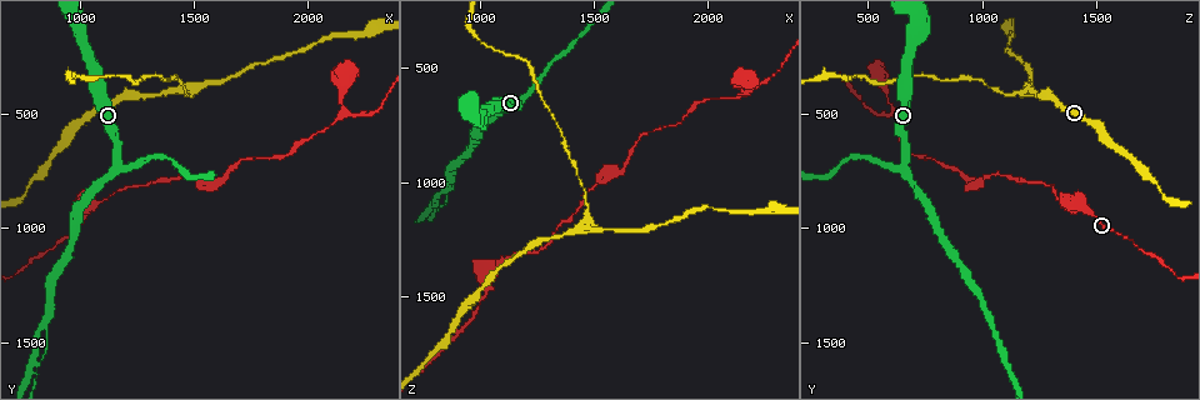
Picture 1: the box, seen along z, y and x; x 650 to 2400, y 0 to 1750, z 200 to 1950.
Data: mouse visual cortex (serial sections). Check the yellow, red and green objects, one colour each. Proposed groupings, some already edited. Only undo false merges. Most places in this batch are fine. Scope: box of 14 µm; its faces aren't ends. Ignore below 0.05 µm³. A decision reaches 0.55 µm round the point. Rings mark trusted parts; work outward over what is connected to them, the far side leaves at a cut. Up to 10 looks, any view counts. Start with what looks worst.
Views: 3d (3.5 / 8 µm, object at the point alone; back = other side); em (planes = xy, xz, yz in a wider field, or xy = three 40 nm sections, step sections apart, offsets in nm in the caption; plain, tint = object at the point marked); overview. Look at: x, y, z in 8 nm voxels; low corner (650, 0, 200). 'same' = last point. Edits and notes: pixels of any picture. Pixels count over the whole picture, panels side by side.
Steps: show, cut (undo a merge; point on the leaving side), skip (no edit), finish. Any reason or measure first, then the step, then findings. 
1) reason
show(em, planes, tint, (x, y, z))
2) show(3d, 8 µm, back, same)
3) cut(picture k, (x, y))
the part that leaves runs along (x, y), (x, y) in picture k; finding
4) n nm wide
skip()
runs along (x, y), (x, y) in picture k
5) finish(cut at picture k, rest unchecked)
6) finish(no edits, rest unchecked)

abrupt turn
show(3d, 8 µm, (1160, 720, 650))

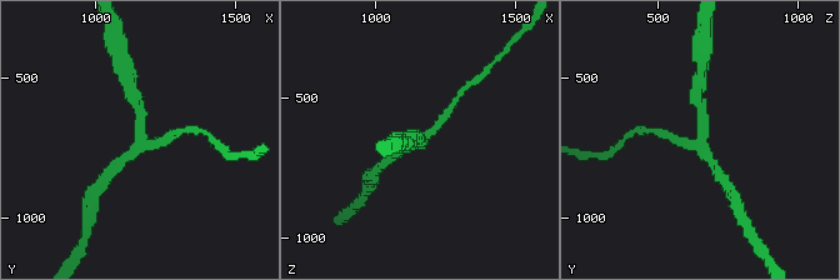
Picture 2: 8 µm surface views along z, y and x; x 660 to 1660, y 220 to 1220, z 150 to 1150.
3 arms; arms of 250, 300, 350 nm; shape alone is not enough
show(em, xy, step 2, tint, (1170, 730, 650))

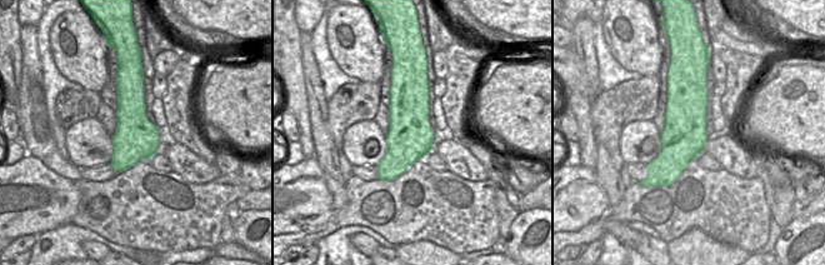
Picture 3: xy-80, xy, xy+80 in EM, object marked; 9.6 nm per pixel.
skip()
continuous, no second cell

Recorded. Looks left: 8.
calibre changes
show(3d, 3.5 µm, (760, 1660, 1150))

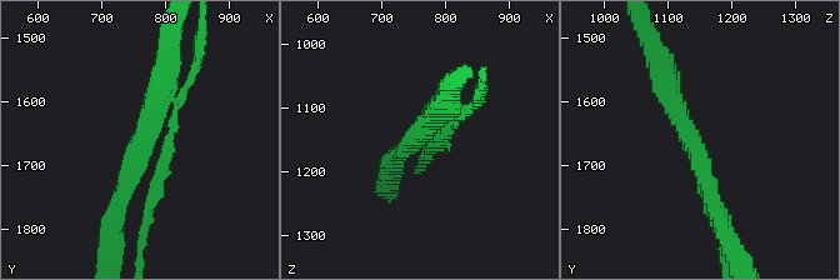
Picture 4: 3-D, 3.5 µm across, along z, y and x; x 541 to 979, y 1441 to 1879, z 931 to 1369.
now the EM
show(em, xy, step 2, tint, (770, 1665, 1140))

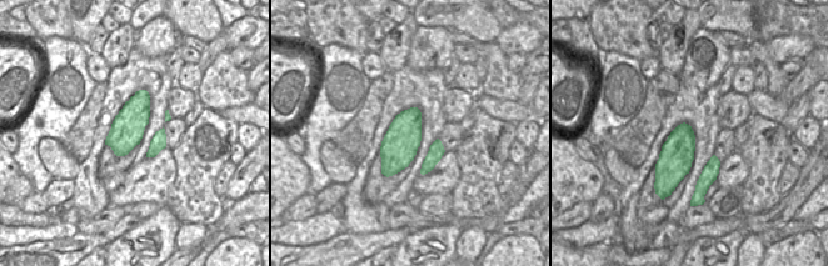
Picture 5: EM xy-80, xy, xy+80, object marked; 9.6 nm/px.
cut it another way
show(em, xy, step 1, tint, same)

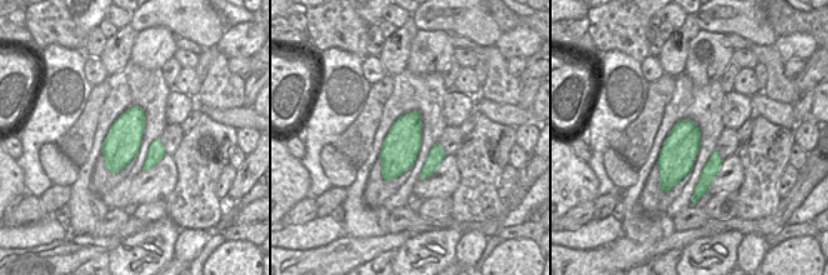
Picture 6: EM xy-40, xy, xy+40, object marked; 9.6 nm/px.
340 nm wide
cut(picture 4, (155, 190))
a second cell is stuck on

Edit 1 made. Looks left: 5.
arms part here
show(3d, 3.5 µm, (1450, 410, 1180))

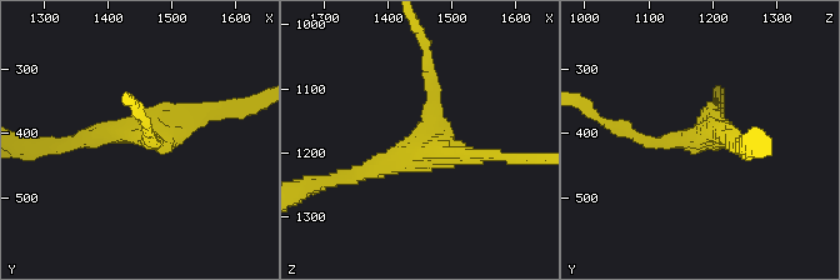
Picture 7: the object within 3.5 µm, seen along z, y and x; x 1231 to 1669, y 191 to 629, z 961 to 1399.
3 arms; arms of 150, 200, 250 nm; now the EM
show(em, xy, step 1, tint, (1455, 405, 1190))

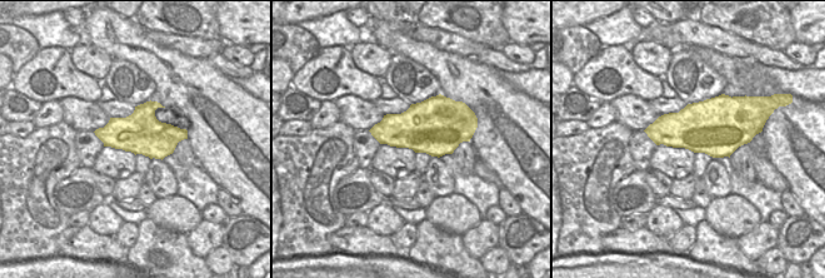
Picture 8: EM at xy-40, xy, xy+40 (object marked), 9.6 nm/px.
show(em, xy, step 5, tint, same)

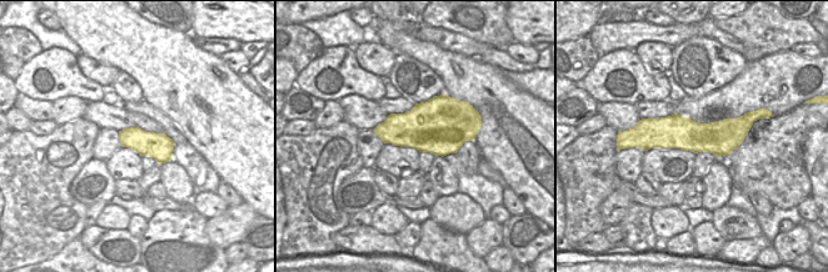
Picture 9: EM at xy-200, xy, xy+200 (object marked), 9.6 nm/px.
skip()
all the same cell

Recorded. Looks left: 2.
sudden change in width
show(3d, 3.5 µm, (1630, 780, 930))

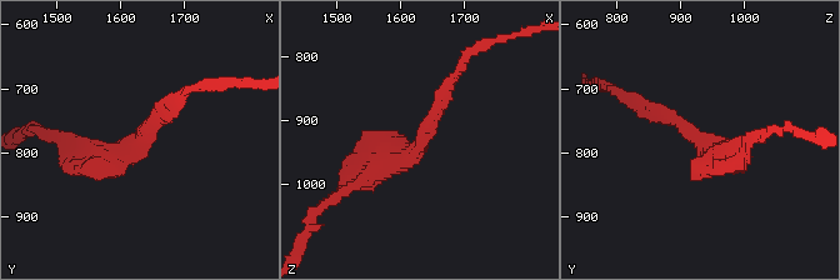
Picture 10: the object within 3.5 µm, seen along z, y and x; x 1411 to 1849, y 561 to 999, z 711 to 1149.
show(em, xy, step 5, tint, (1635, 785, 940))

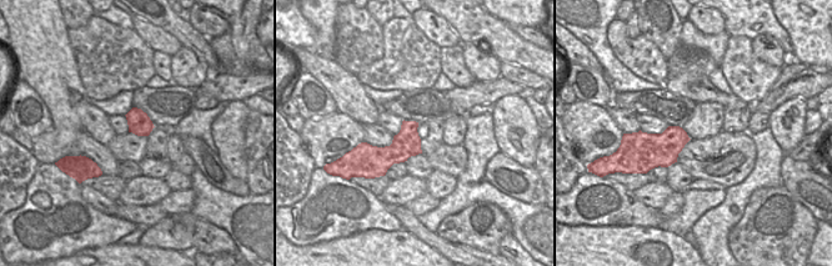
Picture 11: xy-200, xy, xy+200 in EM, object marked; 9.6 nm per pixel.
skip()
runs along (351, 183), (409, 158), (451, 84) in picture 10; one cell here

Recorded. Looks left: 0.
finish(cut at picture 4, rest unchecked)

